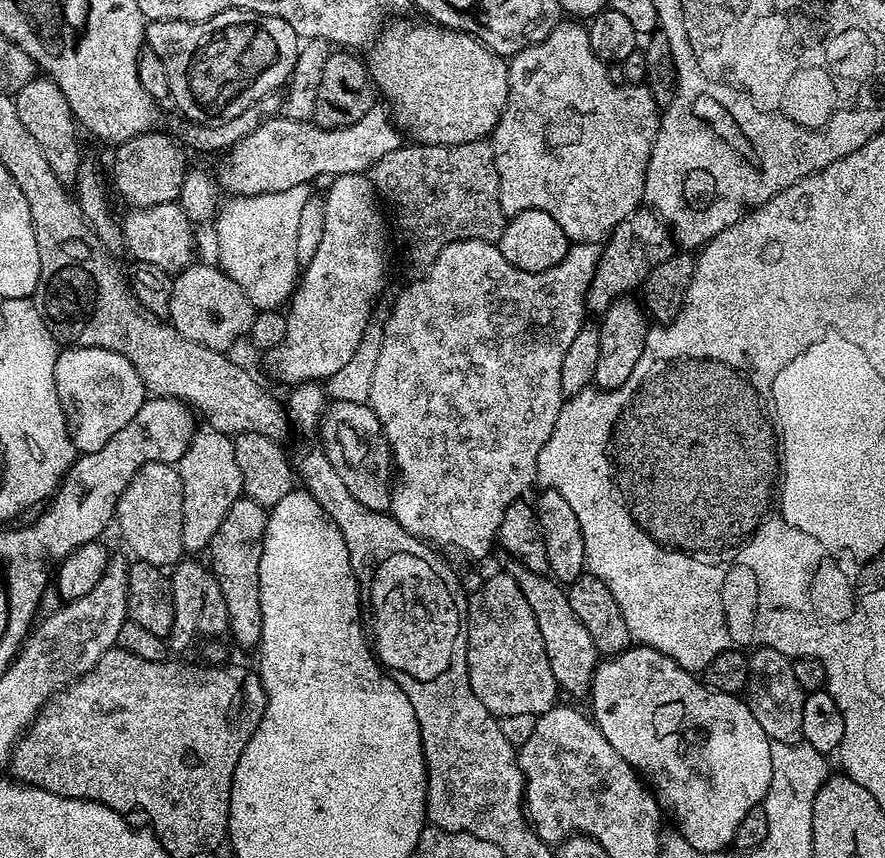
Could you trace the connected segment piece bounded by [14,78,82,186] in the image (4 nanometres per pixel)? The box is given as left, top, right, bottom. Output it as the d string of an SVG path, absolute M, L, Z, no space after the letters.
M34 78L15 93L14 99L18 122L22 122L22 126L26 126L26 130L34 137L34 142L38 142L38 150L42 150L42 158L46 158L54 178L62 185L75 185L76 173L82 167L80 146L76 142L78 124L60 87L47 78Z

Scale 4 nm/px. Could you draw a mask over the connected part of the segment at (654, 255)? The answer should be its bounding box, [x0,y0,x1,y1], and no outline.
[586,206,674,314]

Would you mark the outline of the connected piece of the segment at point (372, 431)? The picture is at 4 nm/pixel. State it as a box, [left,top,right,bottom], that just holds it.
[319,399,394,512]

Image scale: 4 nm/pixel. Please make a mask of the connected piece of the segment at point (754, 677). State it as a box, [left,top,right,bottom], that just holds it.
[746,647,805,744]

